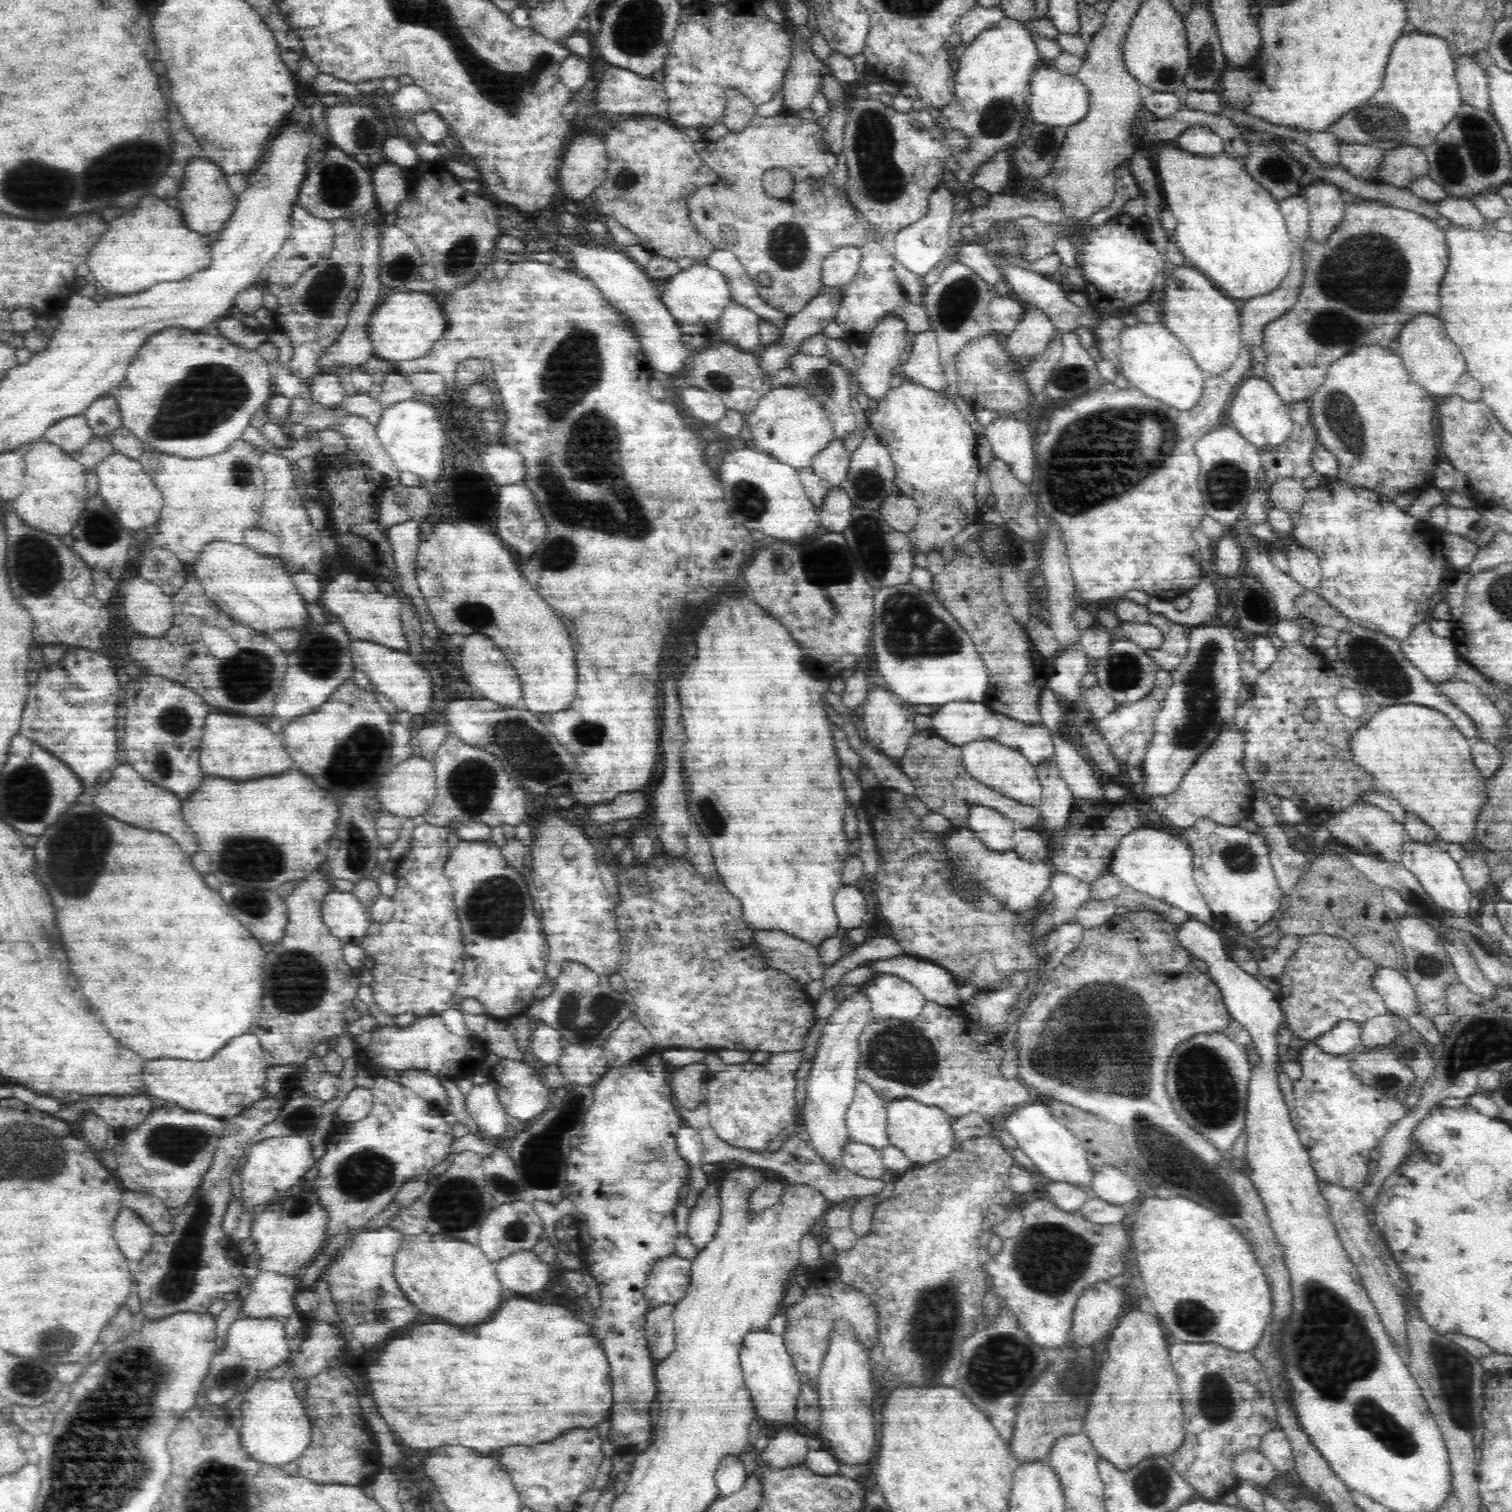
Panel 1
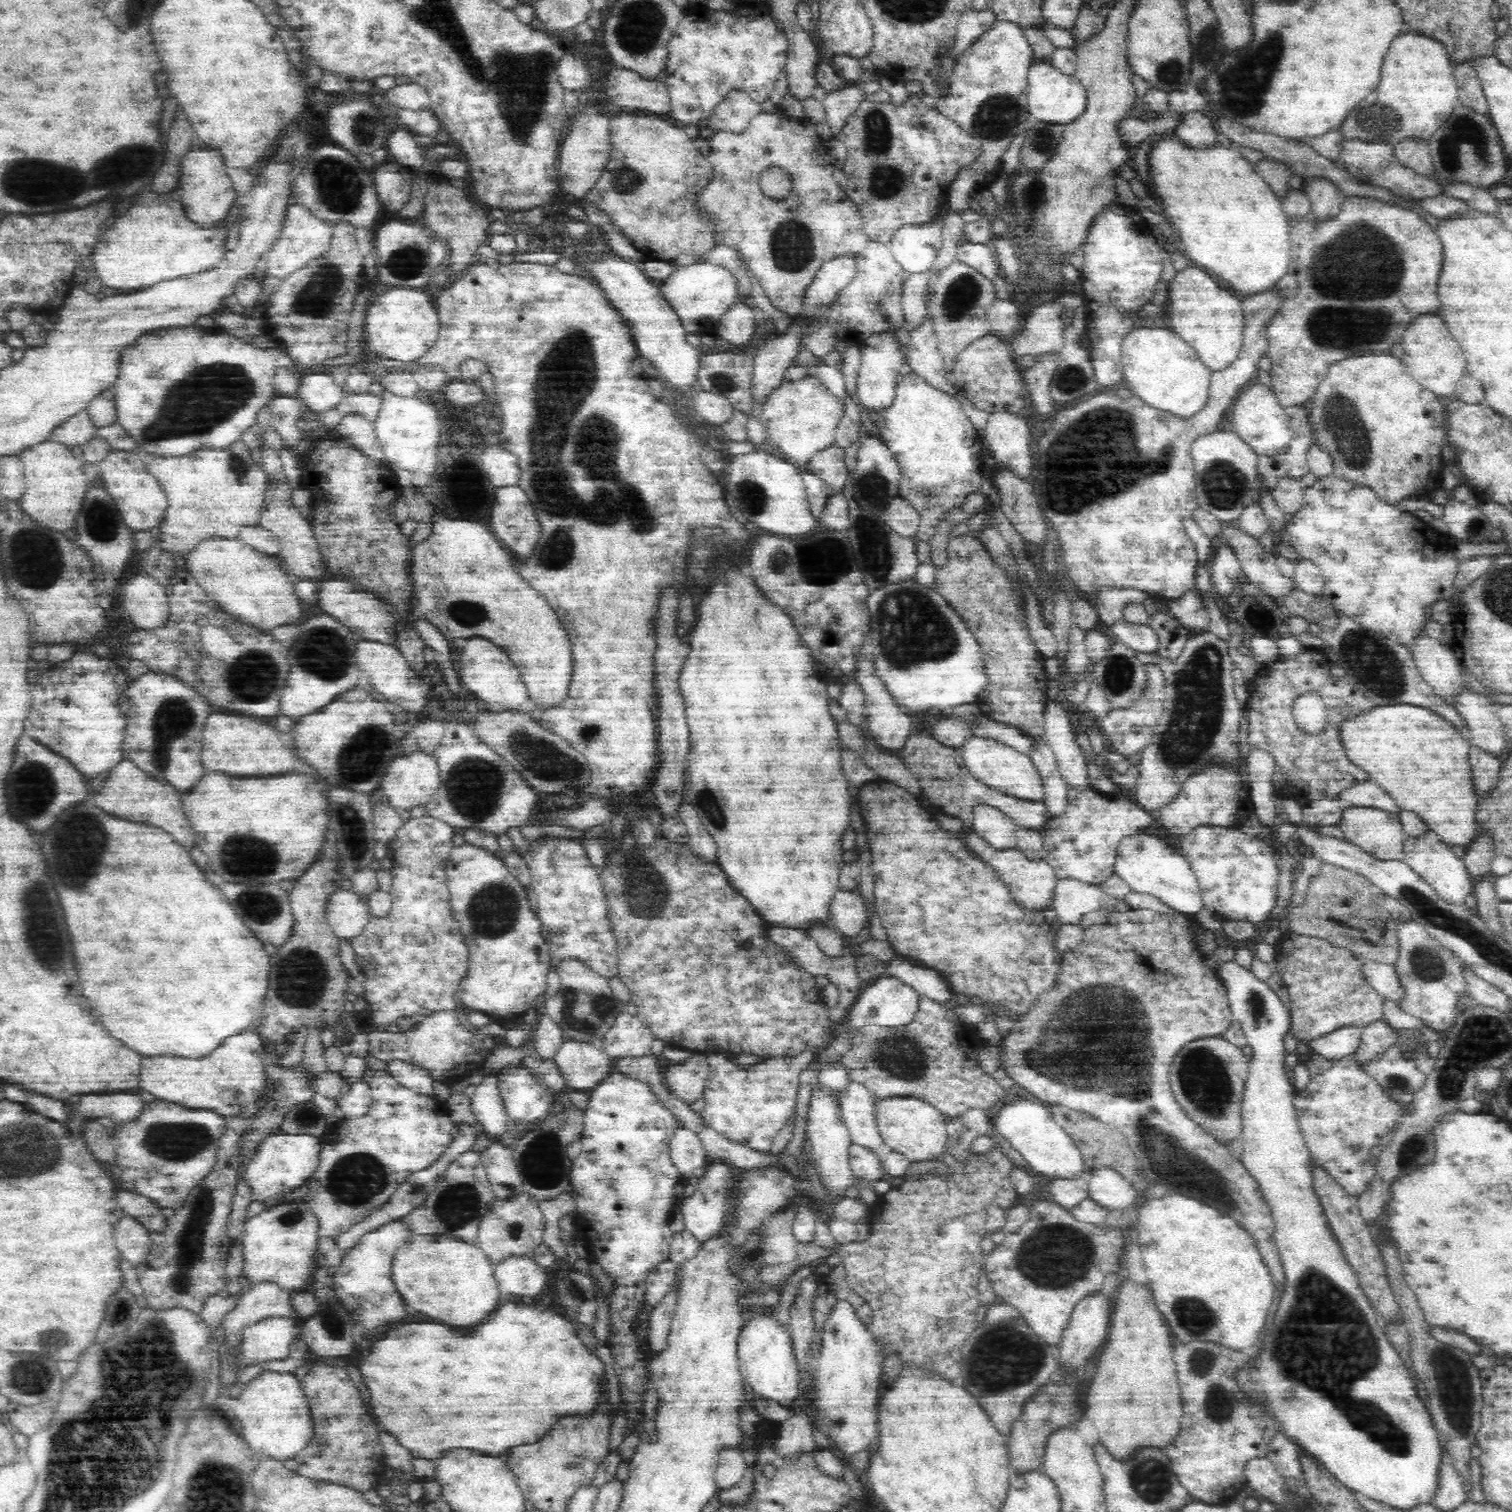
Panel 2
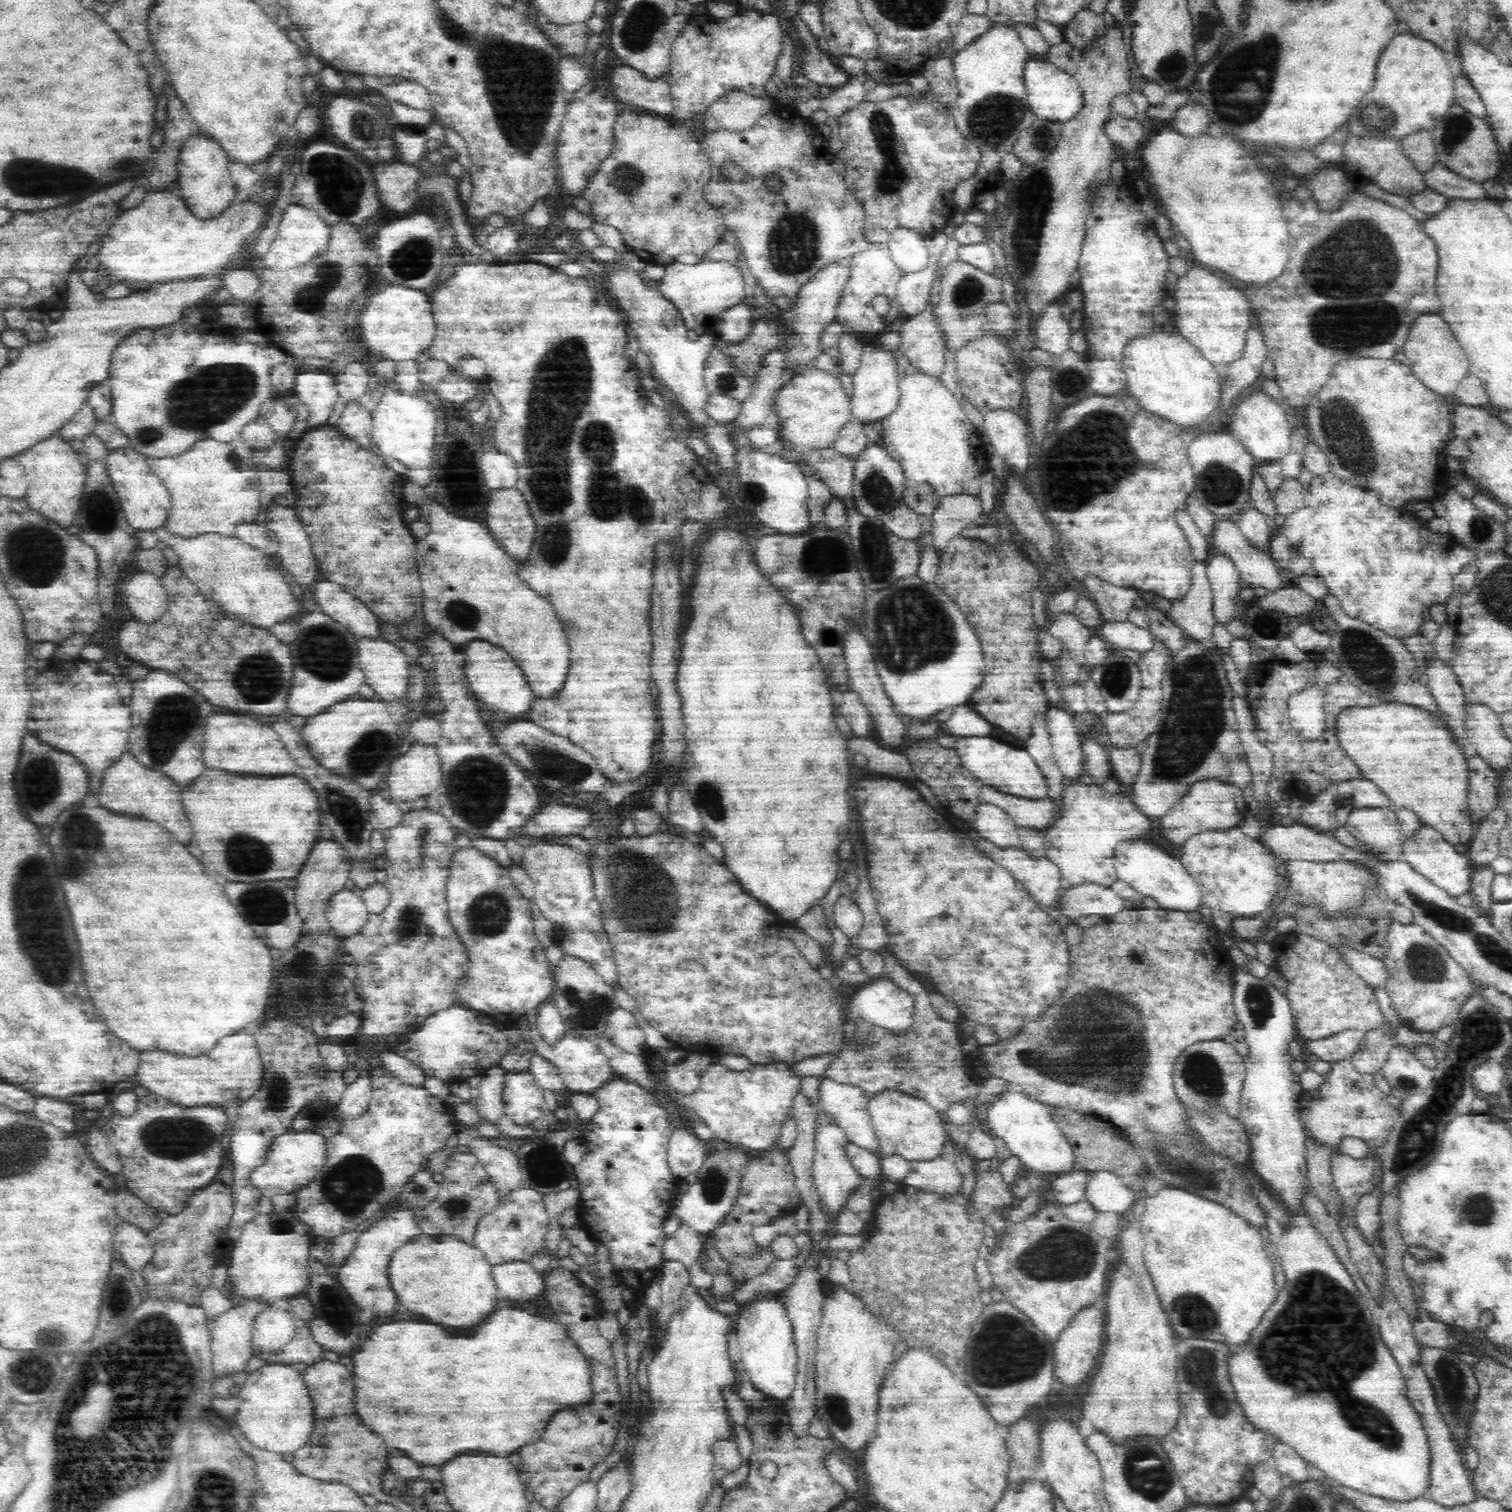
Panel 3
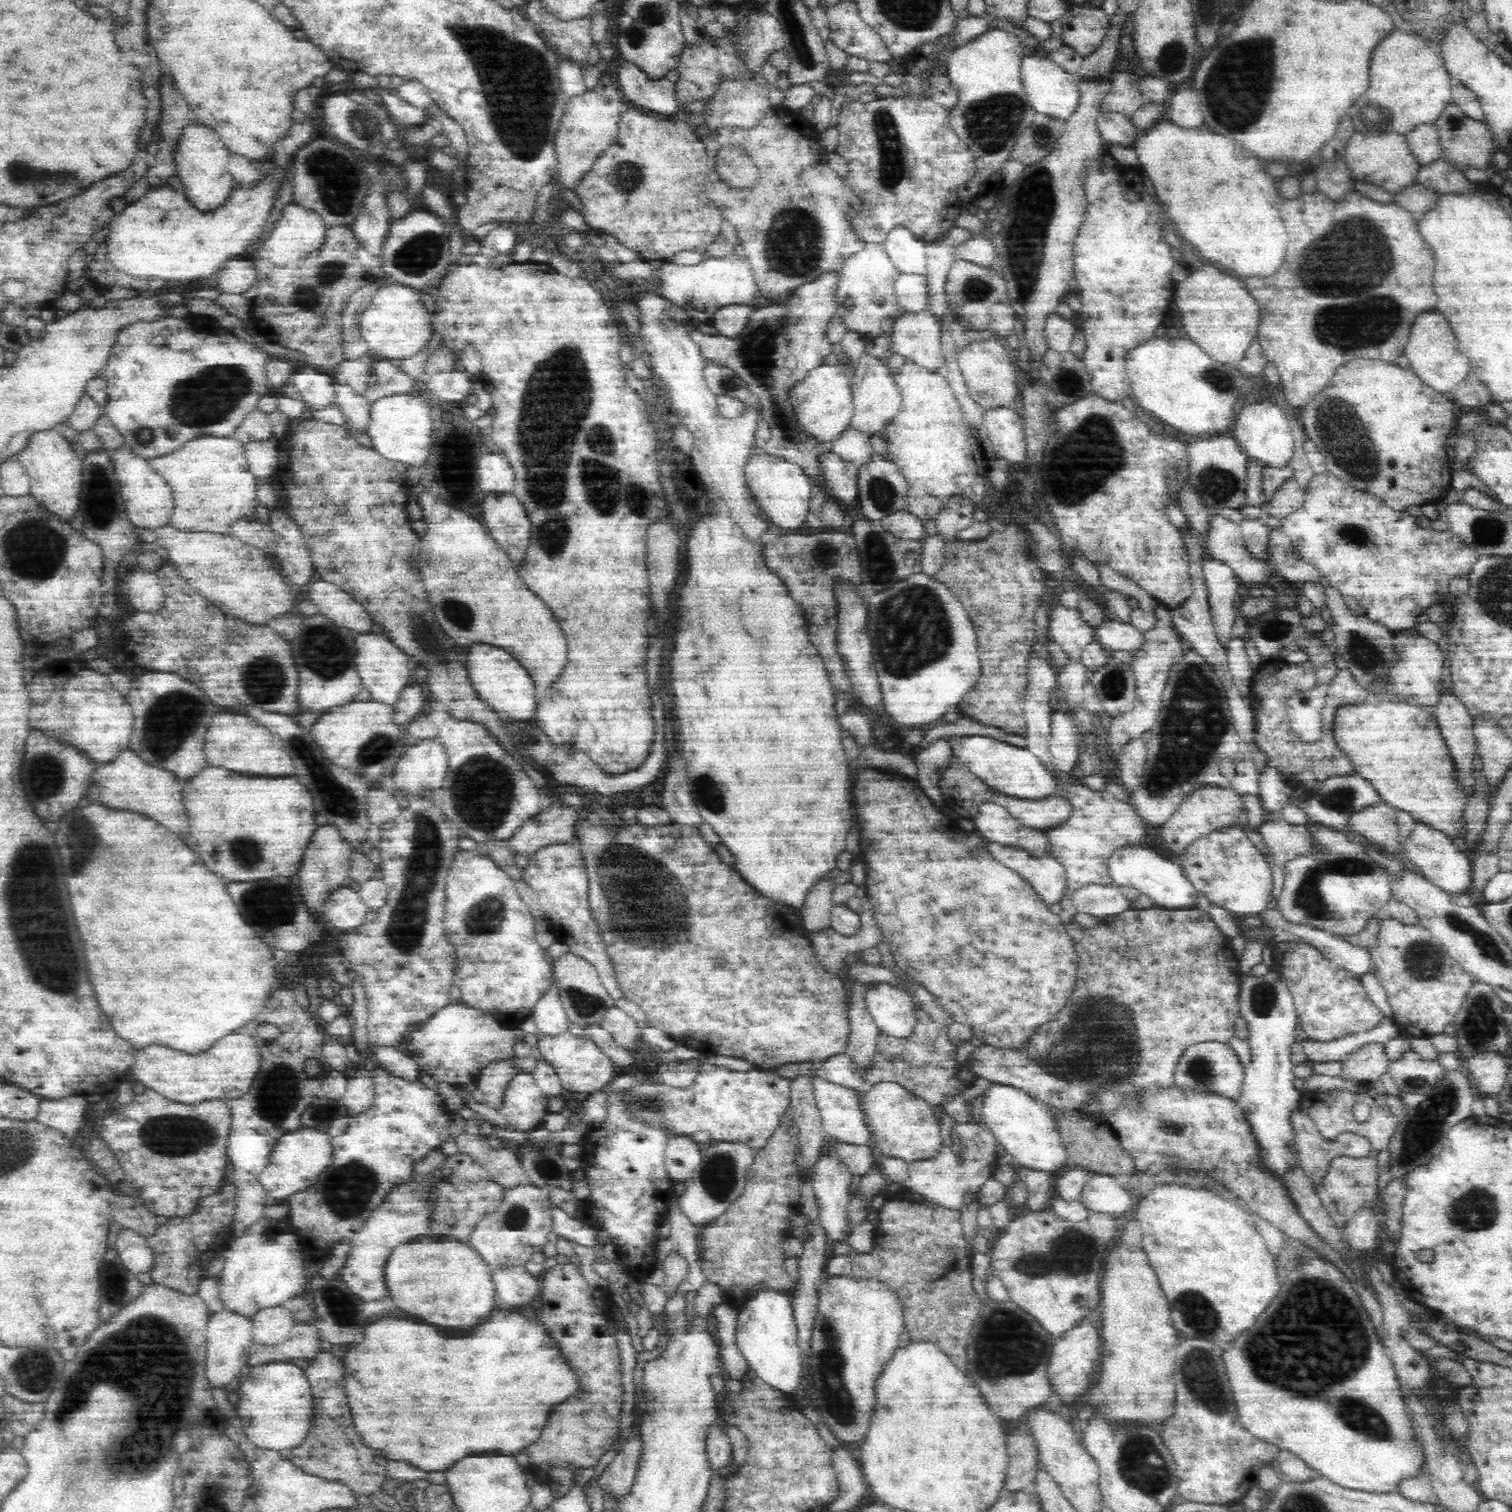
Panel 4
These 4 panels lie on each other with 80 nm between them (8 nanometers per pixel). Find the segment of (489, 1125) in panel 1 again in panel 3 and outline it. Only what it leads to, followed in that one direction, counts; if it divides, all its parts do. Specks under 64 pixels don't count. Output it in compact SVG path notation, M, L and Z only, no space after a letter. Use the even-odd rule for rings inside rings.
M494 1064L488 1066L480 1073L479 1096L476 1098L479 1104L480 1116L496 1118L502 1125L502 1106L504 1106L503 1092L505 1080L509 1073L504 1066Z

